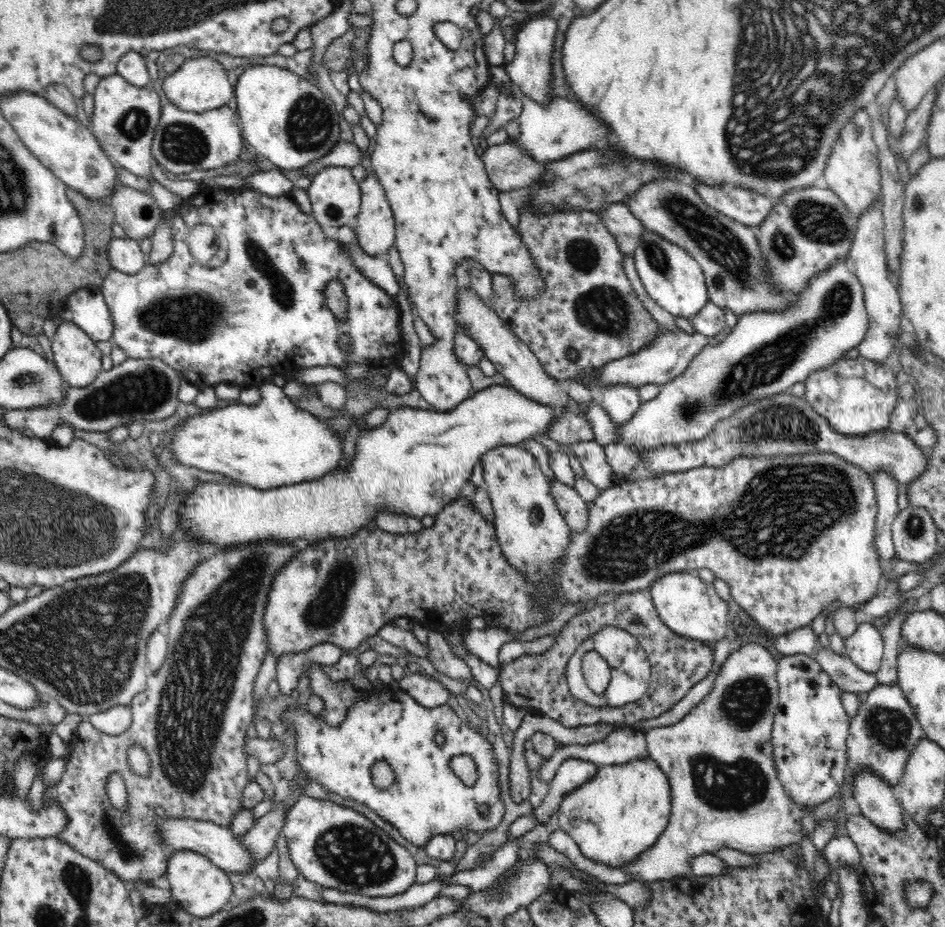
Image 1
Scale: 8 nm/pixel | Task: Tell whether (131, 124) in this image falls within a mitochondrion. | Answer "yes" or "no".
yes

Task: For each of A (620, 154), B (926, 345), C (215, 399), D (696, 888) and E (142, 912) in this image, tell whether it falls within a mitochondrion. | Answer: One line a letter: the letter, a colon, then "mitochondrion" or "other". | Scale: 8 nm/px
A: other
B: other
C: other
D: other
E: other

